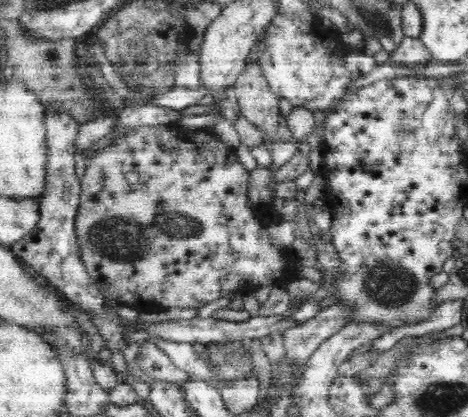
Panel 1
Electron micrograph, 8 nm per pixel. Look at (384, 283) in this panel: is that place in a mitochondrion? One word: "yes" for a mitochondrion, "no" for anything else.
yes

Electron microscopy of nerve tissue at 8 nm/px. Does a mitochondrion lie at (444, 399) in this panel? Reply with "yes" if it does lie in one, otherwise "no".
yes

